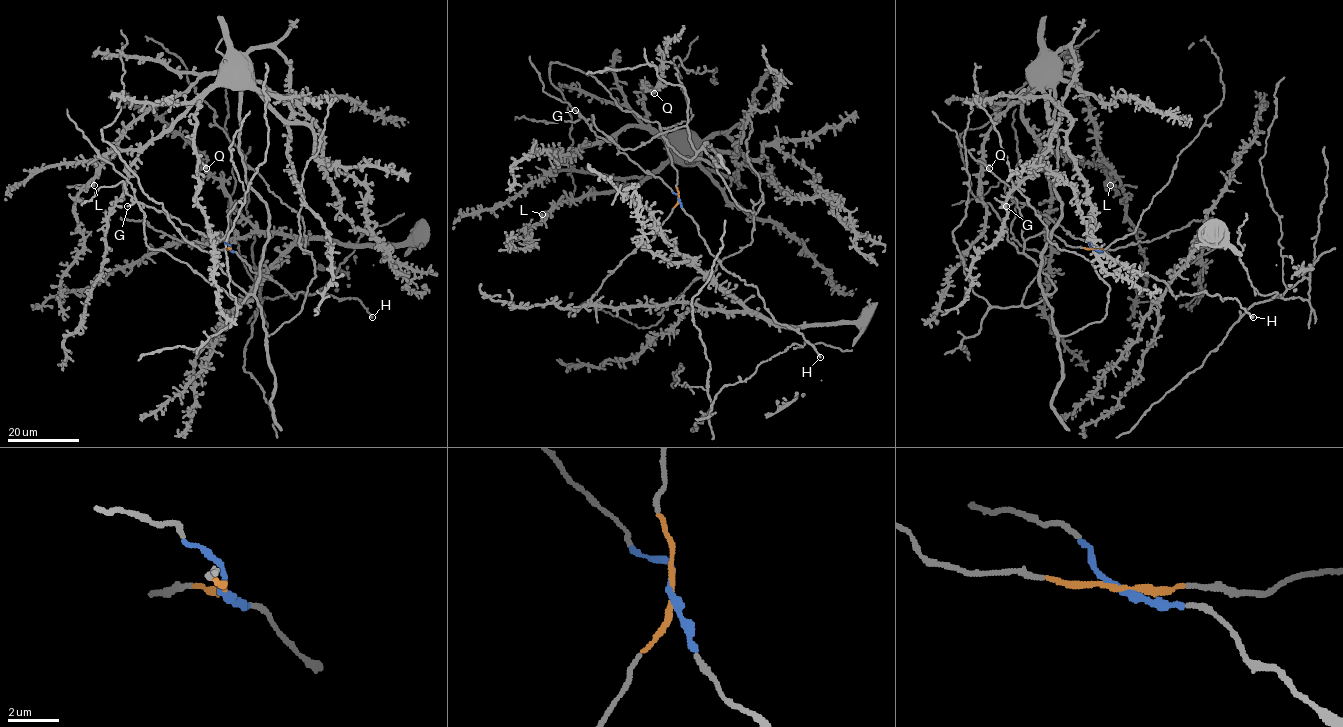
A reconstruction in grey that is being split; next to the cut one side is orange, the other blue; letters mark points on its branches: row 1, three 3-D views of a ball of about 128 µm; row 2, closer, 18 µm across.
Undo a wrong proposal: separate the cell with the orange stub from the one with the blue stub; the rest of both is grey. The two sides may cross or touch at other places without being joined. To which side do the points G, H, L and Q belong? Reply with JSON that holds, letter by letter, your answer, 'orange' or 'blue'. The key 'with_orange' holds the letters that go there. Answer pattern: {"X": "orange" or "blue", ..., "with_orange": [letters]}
{"G": "blue", "H": "blue", "L": "orange", "Q": "orange", "with_orange": ["L", "Q"]}

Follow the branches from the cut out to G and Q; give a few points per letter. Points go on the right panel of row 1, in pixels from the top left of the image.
G: (1093, 249), (1085, 240), (1073, 237), (1033, 207), (1017, 201), (1006, 206)
Q: (1093, 249), (1041, 232), (1023, 251), (1052, 293), (1039, 277), (1061, 209), (1050, 86), (996, 119), (989, 168)

